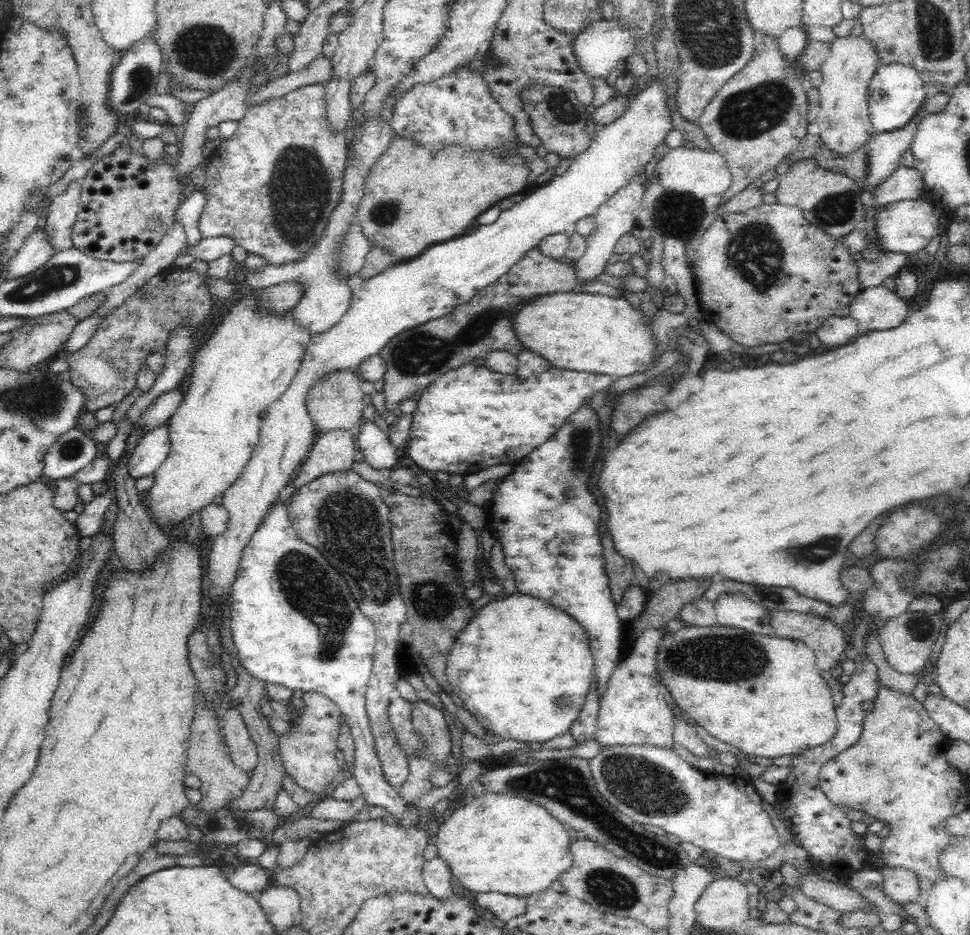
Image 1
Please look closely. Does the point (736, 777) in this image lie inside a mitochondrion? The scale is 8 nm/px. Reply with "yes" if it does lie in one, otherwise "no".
no

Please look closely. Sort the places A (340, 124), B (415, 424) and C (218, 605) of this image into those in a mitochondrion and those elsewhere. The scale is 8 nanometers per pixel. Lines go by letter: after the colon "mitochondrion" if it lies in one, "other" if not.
A: other
B: other
C: other

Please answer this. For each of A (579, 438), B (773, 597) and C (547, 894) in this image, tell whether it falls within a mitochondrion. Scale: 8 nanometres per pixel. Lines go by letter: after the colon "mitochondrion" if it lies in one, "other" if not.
A: mitochondrion
B: mitochondrion
C: other

